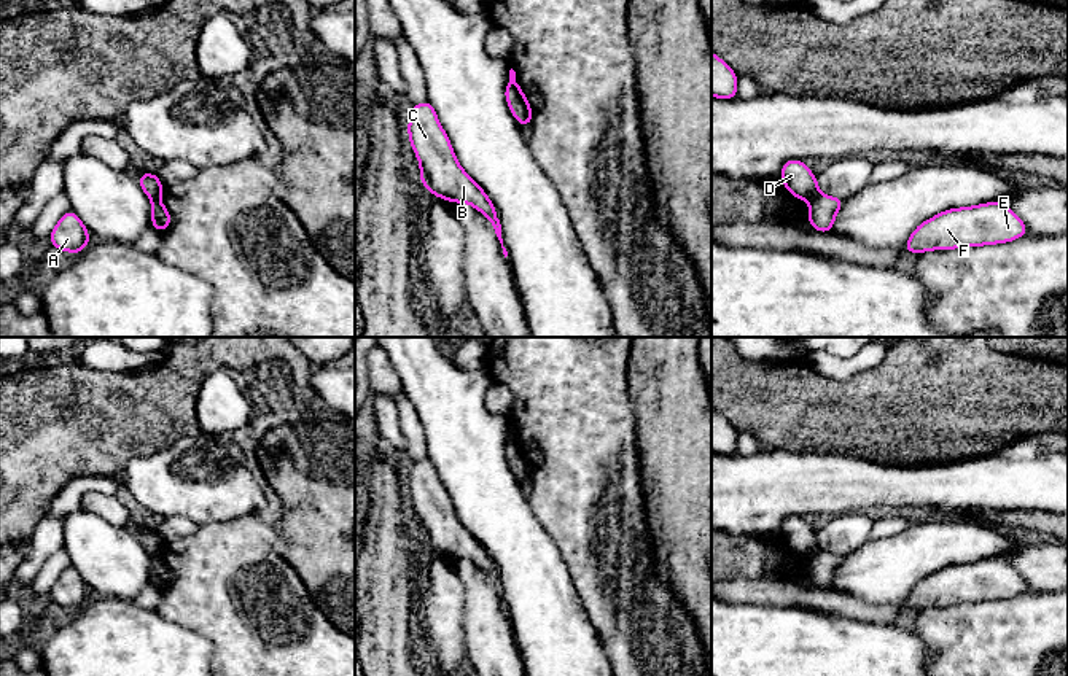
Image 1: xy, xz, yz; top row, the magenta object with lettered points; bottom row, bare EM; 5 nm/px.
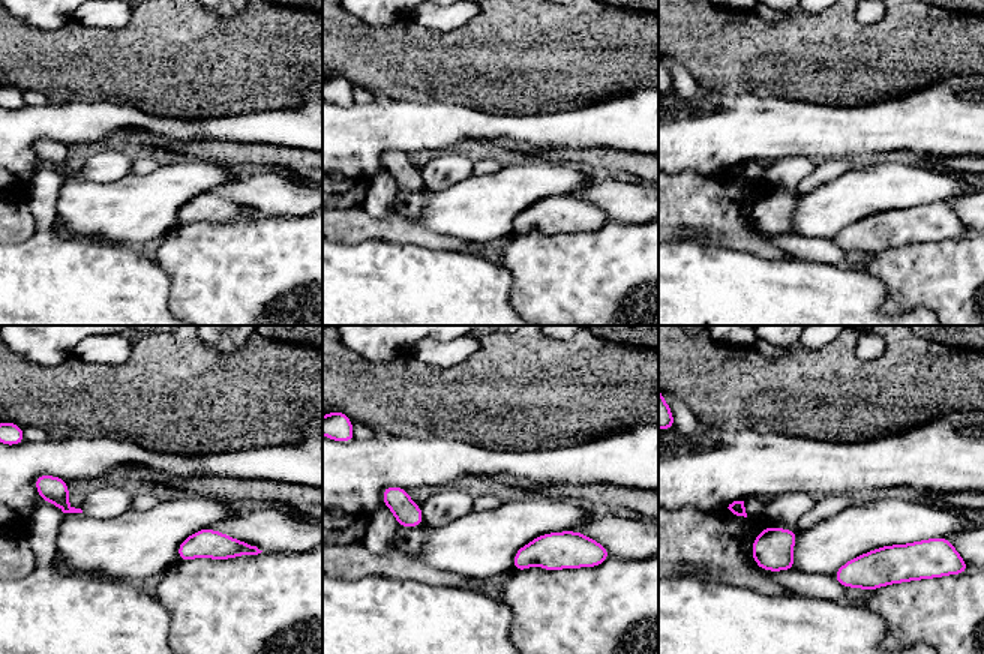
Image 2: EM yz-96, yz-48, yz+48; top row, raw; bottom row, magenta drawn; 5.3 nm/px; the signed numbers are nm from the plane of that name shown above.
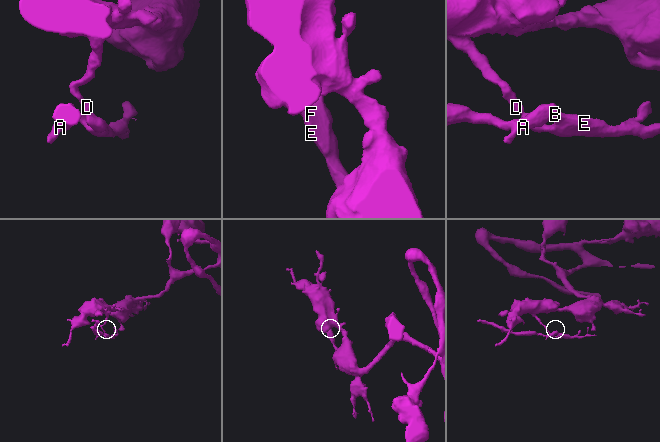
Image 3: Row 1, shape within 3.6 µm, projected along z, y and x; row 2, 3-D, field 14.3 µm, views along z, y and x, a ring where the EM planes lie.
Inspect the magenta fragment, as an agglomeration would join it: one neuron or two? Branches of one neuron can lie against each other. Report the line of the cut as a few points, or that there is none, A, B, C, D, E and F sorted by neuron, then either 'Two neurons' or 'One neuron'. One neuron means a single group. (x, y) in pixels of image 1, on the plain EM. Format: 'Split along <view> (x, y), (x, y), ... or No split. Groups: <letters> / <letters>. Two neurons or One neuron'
Split along xy (159, 551), (152, 555). Groups: A B C E F / D. Two neurons

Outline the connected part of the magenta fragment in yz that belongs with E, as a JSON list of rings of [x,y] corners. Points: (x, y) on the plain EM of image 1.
[[[1003,558],[950,565],[915,584],[906,608],[953,606],[1012,598],[1027,592],[1025,579]]]

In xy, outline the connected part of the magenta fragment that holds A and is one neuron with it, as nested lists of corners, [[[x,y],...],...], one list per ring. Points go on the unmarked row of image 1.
[[[72,565],[62,571],[48,595],[53,603],[73,611],[91,598],[86,582]]]

